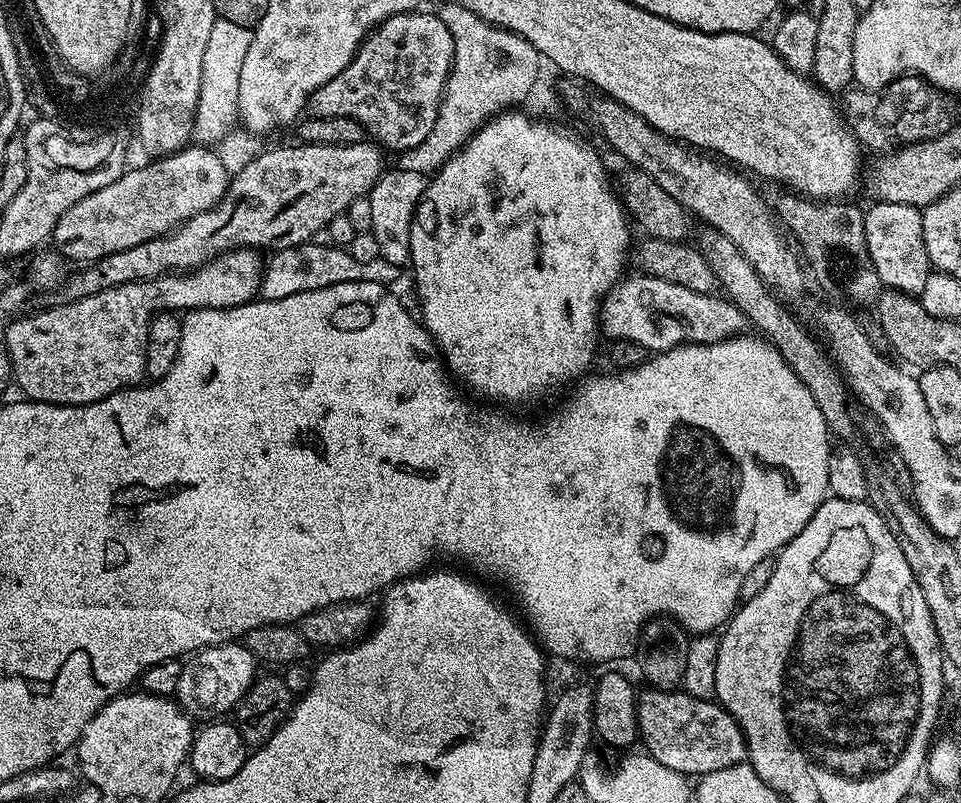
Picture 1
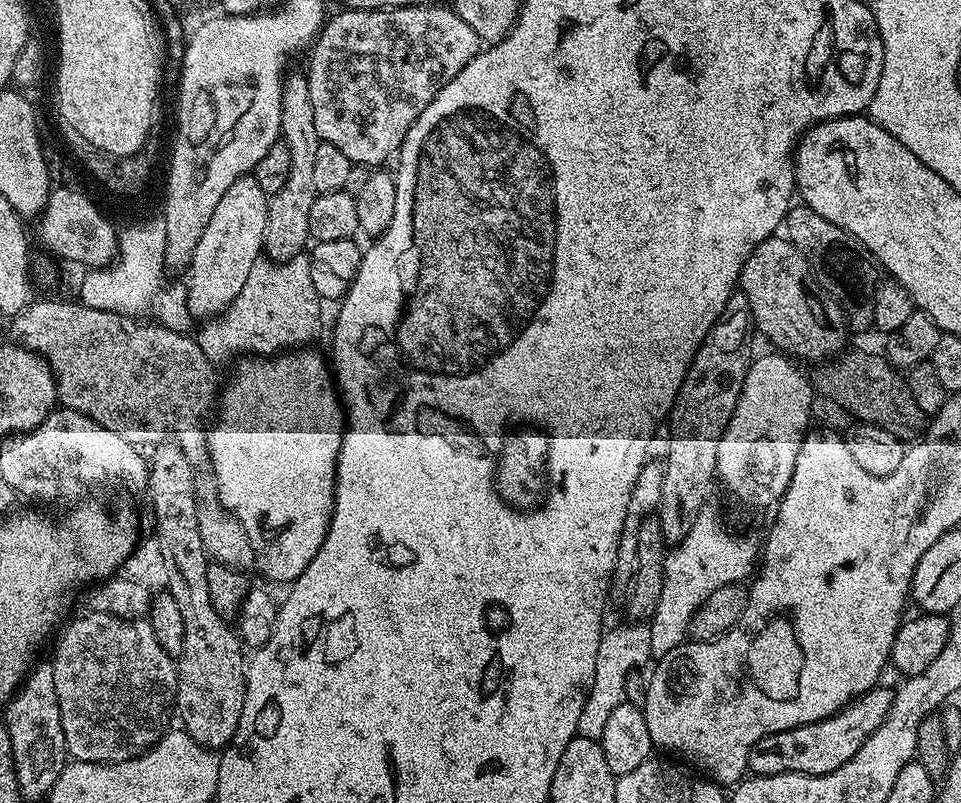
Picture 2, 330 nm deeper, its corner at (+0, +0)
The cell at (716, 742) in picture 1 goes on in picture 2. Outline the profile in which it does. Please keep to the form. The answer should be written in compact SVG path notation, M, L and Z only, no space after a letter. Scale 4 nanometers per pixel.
M877 686L865 692L863 696L847 703L834 716L825 720L803 724L790 730L775 732L762 737L750 750L748 772L754 776L786 774L787 772L805 772L811 776L830 774L838 766L846 766L854 754L882 726L890 706L894 702L894 691L891 687Z

